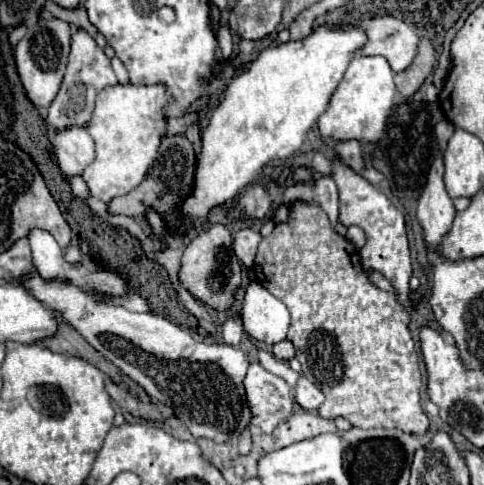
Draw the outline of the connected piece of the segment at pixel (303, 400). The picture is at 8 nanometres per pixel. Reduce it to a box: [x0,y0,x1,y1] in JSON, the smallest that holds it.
[294,377,324,411]

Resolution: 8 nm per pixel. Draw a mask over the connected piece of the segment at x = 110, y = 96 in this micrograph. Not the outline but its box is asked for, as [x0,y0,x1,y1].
[82,83,170,201]

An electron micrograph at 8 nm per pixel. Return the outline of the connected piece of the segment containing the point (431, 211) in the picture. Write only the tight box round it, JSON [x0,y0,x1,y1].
[416,157,454,253]

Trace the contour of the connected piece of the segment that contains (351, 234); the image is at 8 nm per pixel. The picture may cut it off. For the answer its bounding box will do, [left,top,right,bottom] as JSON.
[346,226,366,249]

